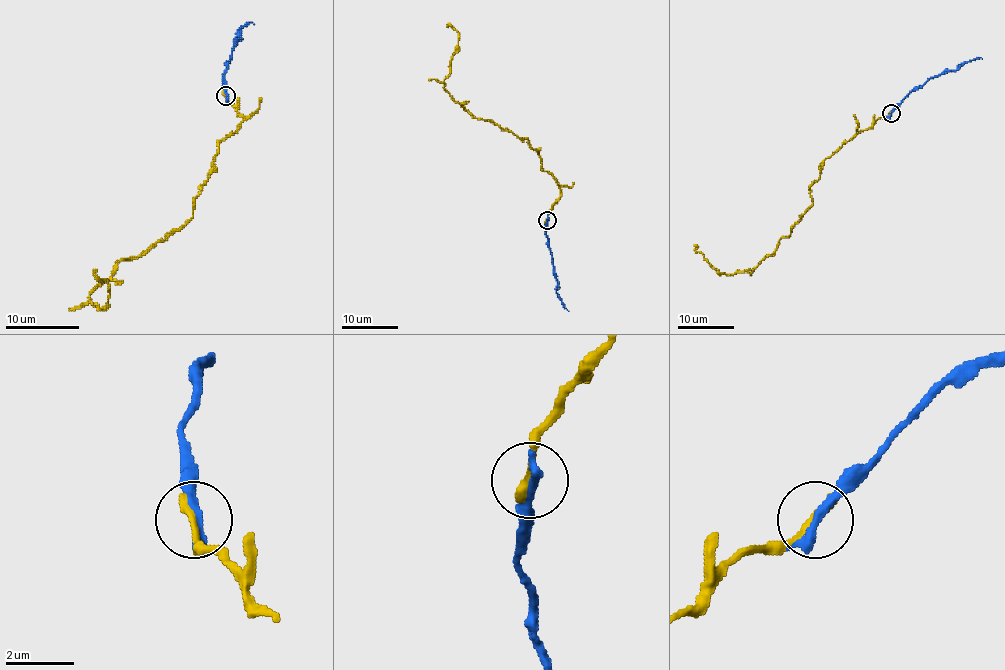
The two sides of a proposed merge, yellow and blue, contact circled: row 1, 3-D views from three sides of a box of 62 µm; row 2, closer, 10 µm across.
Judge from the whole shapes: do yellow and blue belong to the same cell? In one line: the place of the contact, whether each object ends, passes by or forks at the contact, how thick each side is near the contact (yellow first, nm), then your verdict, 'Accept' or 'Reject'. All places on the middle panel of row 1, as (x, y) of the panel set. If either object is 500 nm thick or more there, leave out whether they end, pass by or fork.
Place: (547, 220). At the ring yellow ends. At the ring blue ends. Thickness 280 nm (yellow) against 380 nm. Accept

